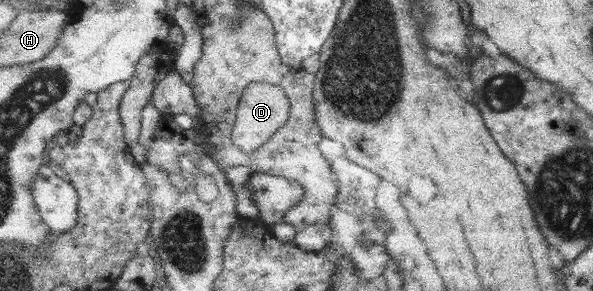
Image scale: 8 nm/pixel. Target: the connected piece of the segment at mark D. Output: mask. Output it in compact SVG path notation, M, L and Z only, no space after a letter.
M251 83L243 93L242 102L238 108L238 116L234 126L234 141L249 154L261 148L265 142L282 126L287 124L290 117L290 100L285 90L280 86L269 83Z

